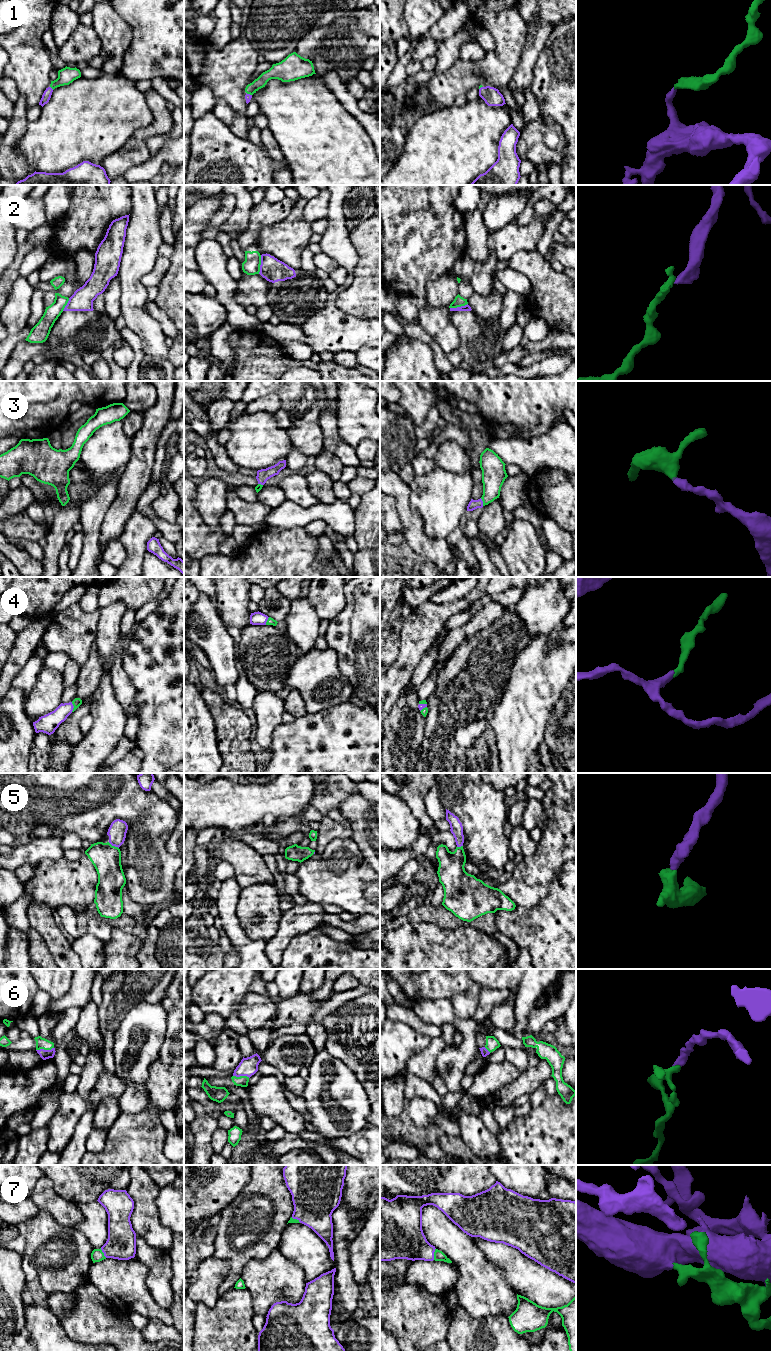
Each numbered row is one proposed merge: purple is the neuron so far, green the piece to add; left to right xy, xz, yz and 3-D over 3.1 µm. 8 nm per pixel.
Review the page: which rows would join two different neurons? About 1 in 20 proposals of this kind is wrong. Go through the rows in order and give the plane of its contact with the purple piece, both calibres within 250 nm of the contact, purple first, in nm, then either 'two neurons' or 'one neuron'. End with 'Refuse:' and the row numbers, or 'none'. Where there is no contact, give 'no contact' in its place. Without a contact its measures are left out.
1: xy | 70/140 nm | one neuron
2: xz | 190/140 nm | two neurons
3: yz | 80/190 nm | one neuron
4: xy | 150/70 nm | one neuron
5: xy | 150/220 nm | one neuron
6: xy | 80/100 nm | one neuron
7: yz | 300/80 nm | one neuron
Refuse: 2

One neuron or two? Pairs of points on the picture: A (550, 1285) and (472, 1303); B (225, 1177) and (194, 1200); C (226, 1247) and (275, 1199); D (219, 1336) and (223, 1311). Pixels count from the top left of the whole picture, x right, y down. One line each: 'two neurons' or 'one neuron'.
A: two neurons
B: one neuron
C: one neuron
D: one neuron

